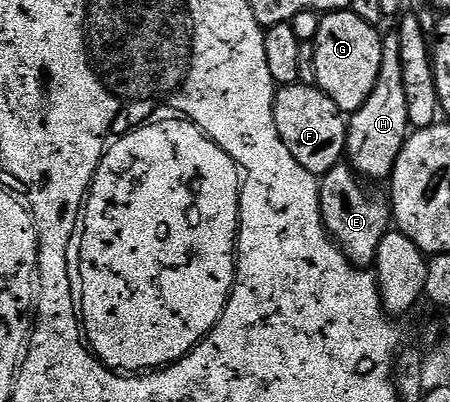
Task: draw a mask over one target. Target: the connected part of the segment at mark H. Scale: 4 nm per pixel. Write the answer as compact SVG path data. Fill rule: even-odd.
M396 32L386 33L381 39L381 63L379 80L371 96L347 118L345 131L345 158L348 165L362 179L370 183L384 183L395 168L395 160L409 139L411 127L407 116L407 91L403 88L403 60L399 48L399 36ZM385 178L385 179L384 179ZM373 181L373 182L372 182Z

